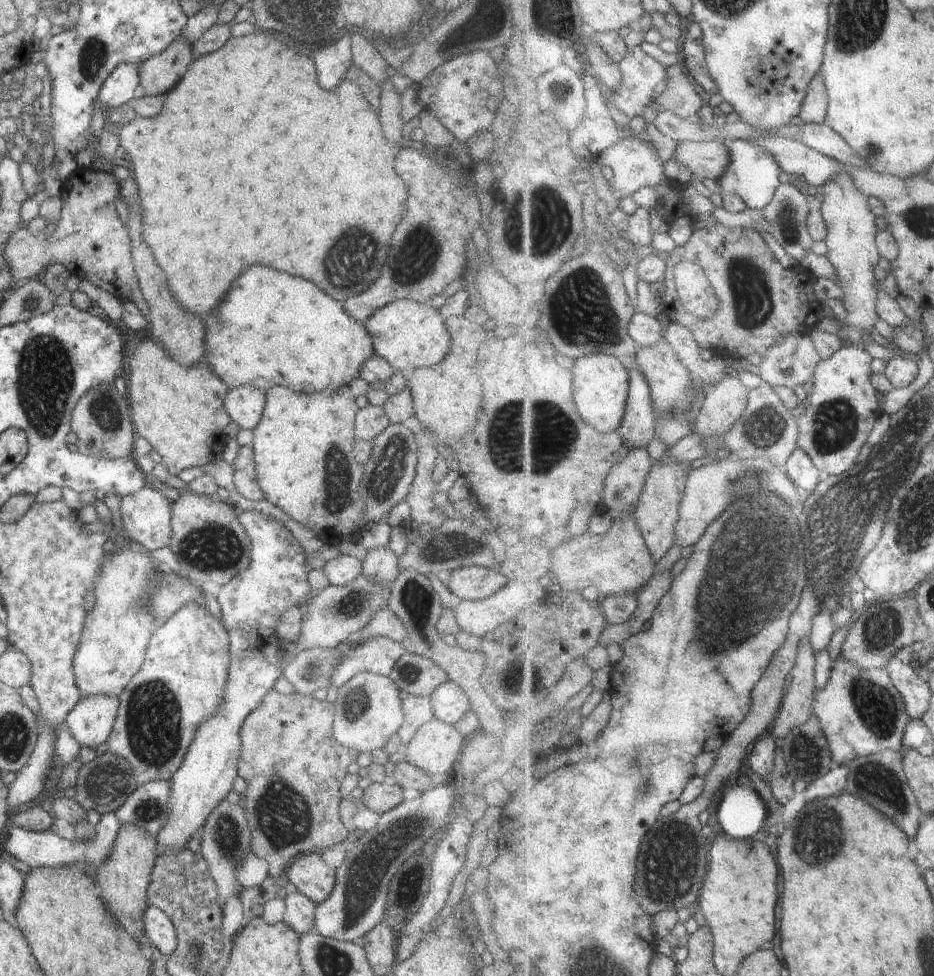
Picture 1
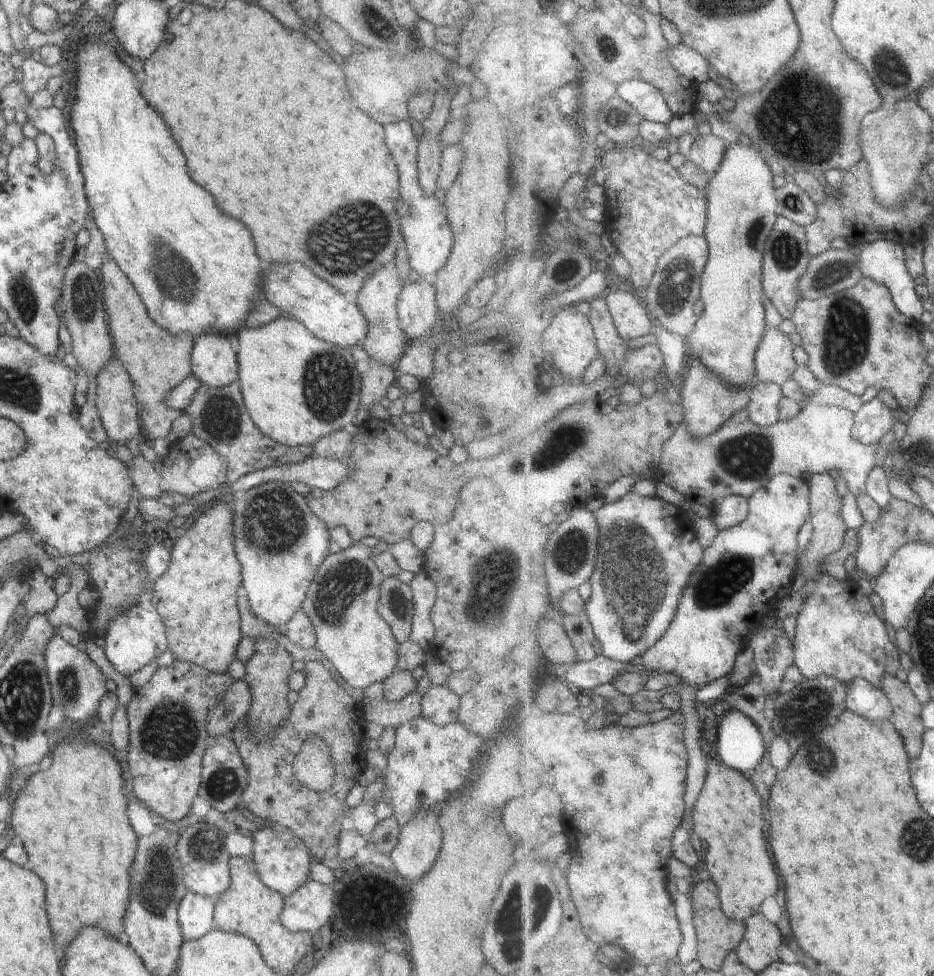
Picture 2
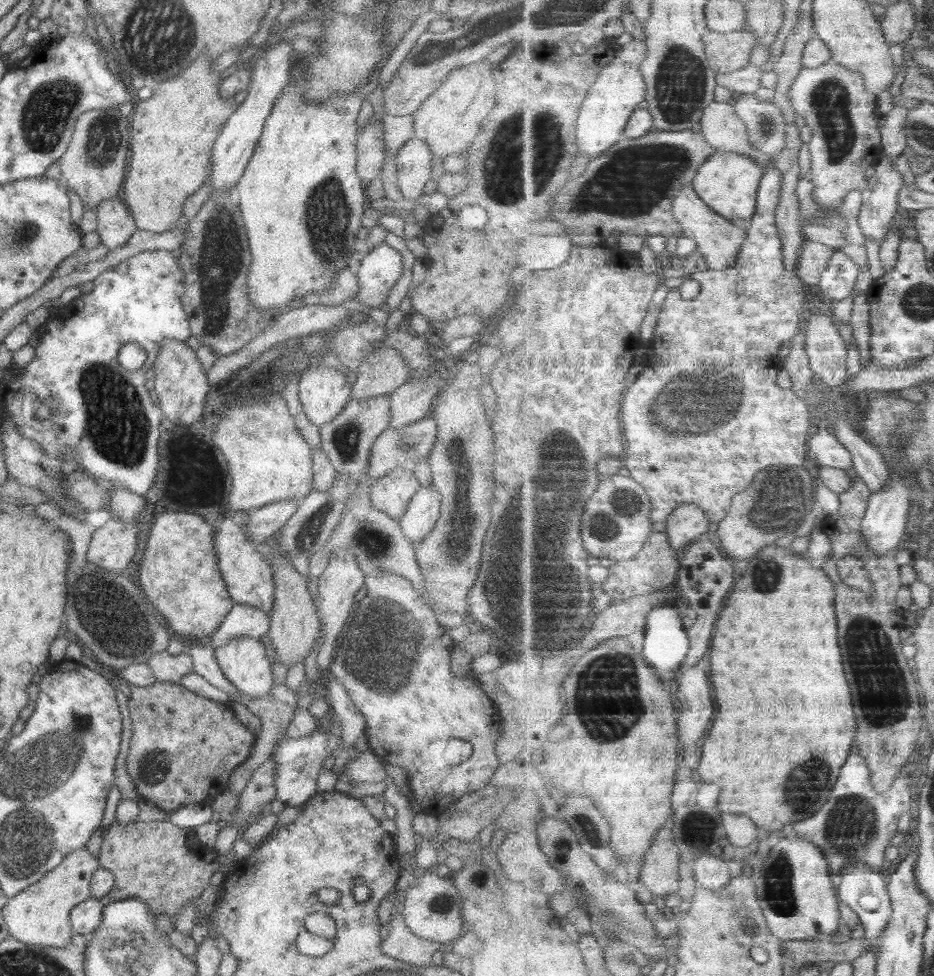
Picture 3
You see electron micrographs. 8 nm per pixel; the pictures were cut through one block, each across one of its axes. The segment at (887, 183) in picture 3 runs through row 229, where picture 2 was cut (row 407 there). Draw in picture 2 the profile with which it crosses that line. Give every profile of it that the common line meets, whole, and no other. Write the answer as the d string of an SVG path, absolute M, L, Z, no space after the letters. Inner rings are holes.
M876 398L868 402L857 414L855 438L864 445L878 443L891 434L894 428L894 414L886 402Z

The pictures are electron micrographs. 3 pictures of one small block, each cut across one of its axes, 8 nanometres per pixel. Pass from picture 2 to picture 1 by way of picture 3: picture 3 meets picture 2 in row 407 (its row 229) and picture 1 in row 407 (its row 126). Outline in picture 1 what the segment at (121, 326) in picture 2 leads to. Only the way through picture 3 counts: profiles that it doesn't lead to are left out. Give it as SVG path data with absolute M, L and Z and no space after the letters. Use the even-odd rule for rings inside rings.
M149 336L142 337L142 343L132 351L128 360L128 371L130 378L127 378L126 396L136 435L149 442L160 454L169 474L176 476L184 468L204 466L222 454L222 445L228 438L224 428L232 422L223 407L223 400L229 388L213 374L206 363L185 367L176 362L159 342Z

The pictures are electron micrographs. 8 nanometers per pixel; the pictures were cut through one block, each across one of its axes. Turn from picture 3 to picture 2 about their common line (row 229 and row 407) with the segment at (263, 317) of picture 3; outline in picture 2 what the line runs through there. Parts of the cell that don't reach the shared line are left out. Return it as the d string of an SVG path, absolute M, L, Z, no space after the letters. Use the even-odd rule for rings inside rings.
M239 384L220 389L198 386L190 406L183 413L192 418L192 434L204 440L216 453L226 458L226 479L231 485L249 473L275 465L300 463L314 455L312 447L286 447L263 436L249 418Z

